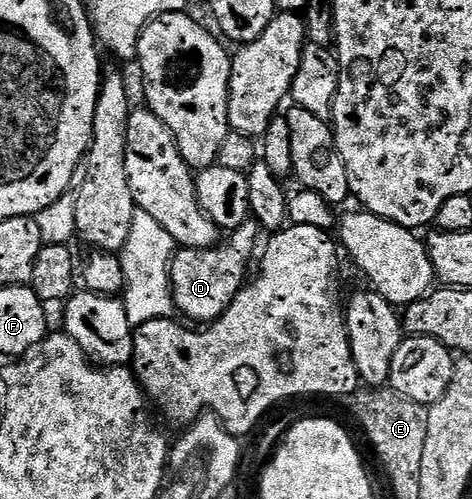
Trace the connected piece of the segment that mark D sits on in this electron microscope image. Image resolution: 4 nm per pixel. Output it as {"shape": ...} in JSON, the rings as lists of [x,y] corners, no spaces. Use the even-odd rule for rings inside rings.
{"shape":[[[251,219],[229,234],[230,242],[227,245],[222,243],[213,249],[179,248],[170,264],[170,286],[174,292],[175,310],[194,321],[206,321],[202,323],[213,323],[220,315],[224,315],[242,286],[247,284],[246,268],[253,257],[255,260],[259,248],[258,236],[258,222]]]}

